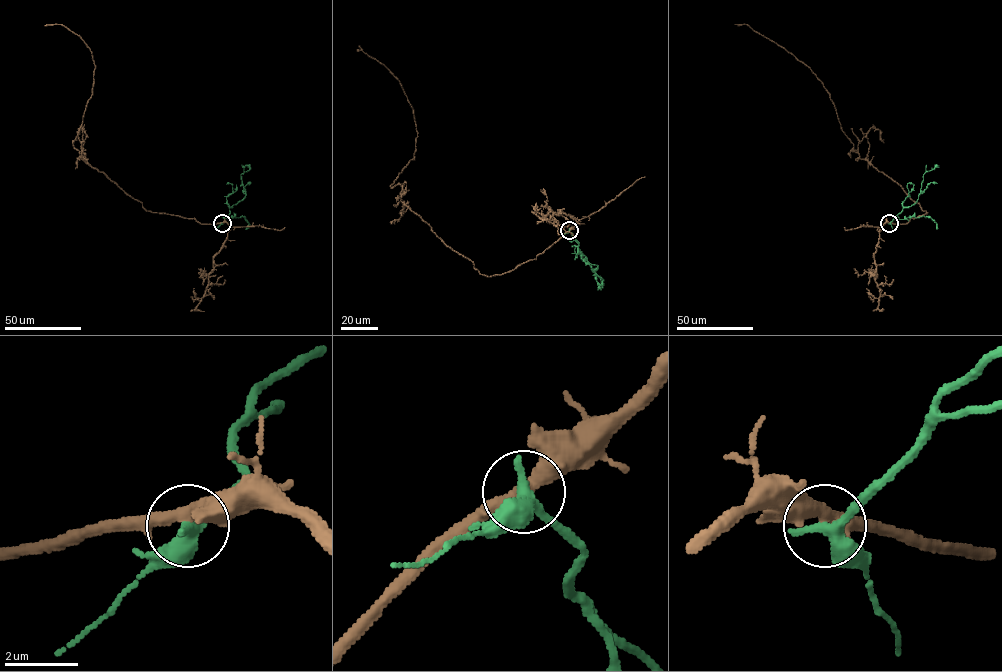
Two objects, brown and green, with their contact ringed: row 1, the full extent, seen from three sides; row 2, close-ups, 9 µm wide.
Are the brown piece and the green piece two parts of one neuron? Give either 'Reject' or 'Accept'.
Reject

